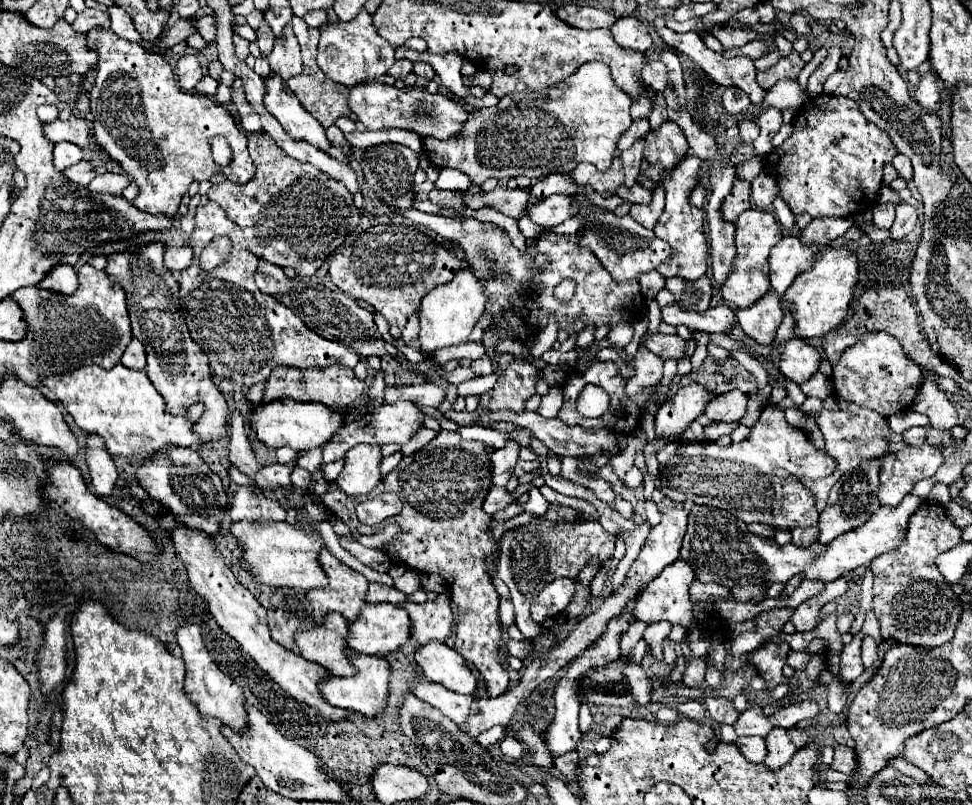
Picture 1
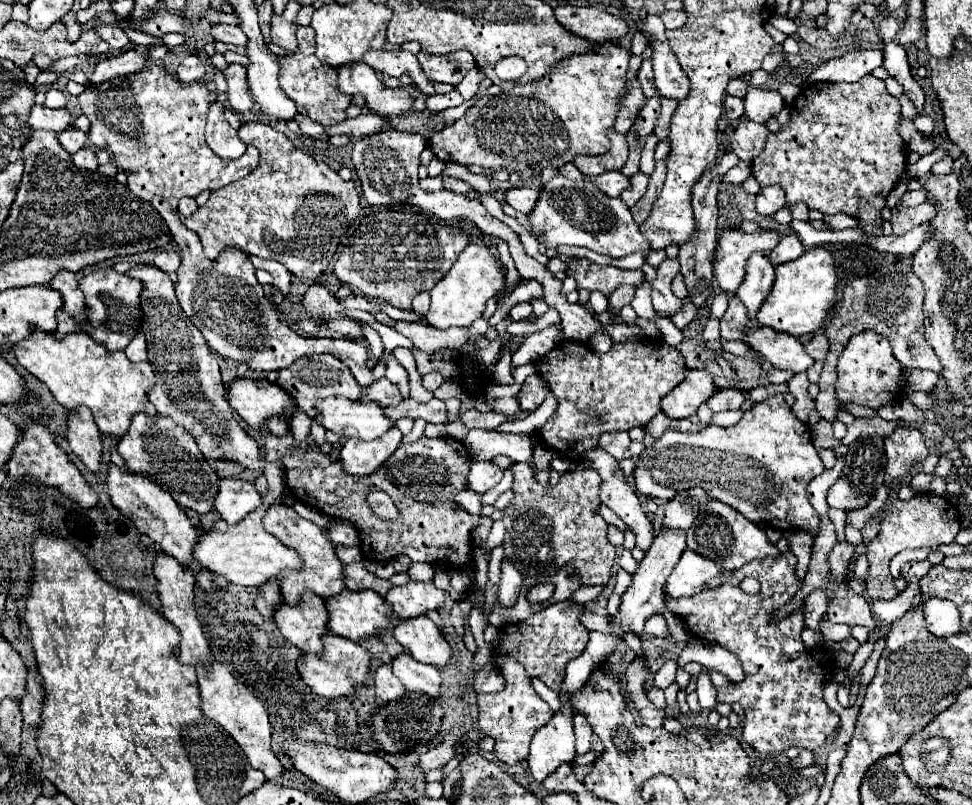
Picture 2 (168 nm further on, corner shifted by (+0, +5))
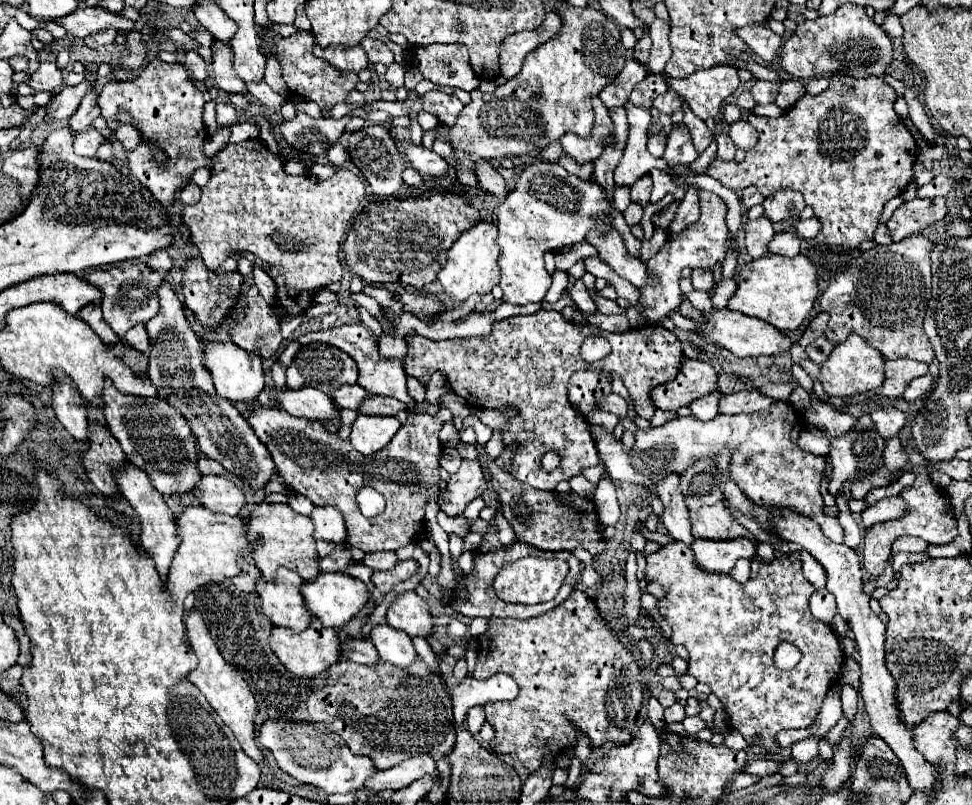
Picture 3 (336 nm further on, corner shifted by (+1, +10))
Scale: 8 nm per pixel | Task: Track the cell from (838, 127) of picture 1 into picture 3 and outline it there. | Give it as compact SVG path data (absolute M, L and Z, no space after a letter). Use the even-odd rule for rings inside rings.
M875 75L865 79L843 77L833 79L829 87L819 95L803 95L793 107L789 107L781 117L761 117L749 115L751 125L759 131L759 143L747 151L743 163L719 161L715 159L707 175L715 177L719 183L733 191L741 191L749 185L755 185L763 197L771 195L781 187L791 187L803 193L805 203L815 209L815 217L823 223L817 243L841 245L841 247L859 247L863 241L873 239L875 229L879 227L879 217L885 201L895 195L901 195L913 177L915 163L915 137L909 133L901 117L895 113L895 91Z

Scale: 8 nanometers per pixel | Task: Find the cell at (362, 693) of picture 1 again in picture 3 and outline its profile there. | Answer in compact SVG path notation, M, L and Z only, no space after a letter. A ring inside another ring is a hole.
M313 619L311 625L301 631L289 631L285 627L273 627L271 631L271 649L275 651L275 655L279 657L279 661L297 677L305 677L305 679L315 679L317 675L325 673L331 665L339 663L341 659L341 639L337 635L335 629L327 629L319 623L319 619Z

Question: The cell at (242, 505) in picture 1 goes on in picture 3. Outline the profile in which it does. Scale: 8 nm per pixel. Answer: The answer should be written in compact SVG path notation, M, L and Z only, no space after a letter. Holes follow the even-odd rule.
M205 475L193 493L203 507L223 515L239 515L245 505L245 493L227 477Z

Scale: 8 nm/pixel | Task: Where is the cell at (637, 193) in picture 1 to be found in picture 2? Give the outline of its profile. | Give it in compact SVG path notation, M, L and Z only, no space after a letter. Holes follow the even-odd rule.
M616 170L604 172L604 174L592 178L592 182L594 182L596 188L600 188L606 196L620 196L620 192L630 186L630 180L628 180L622 172L616 172Z

